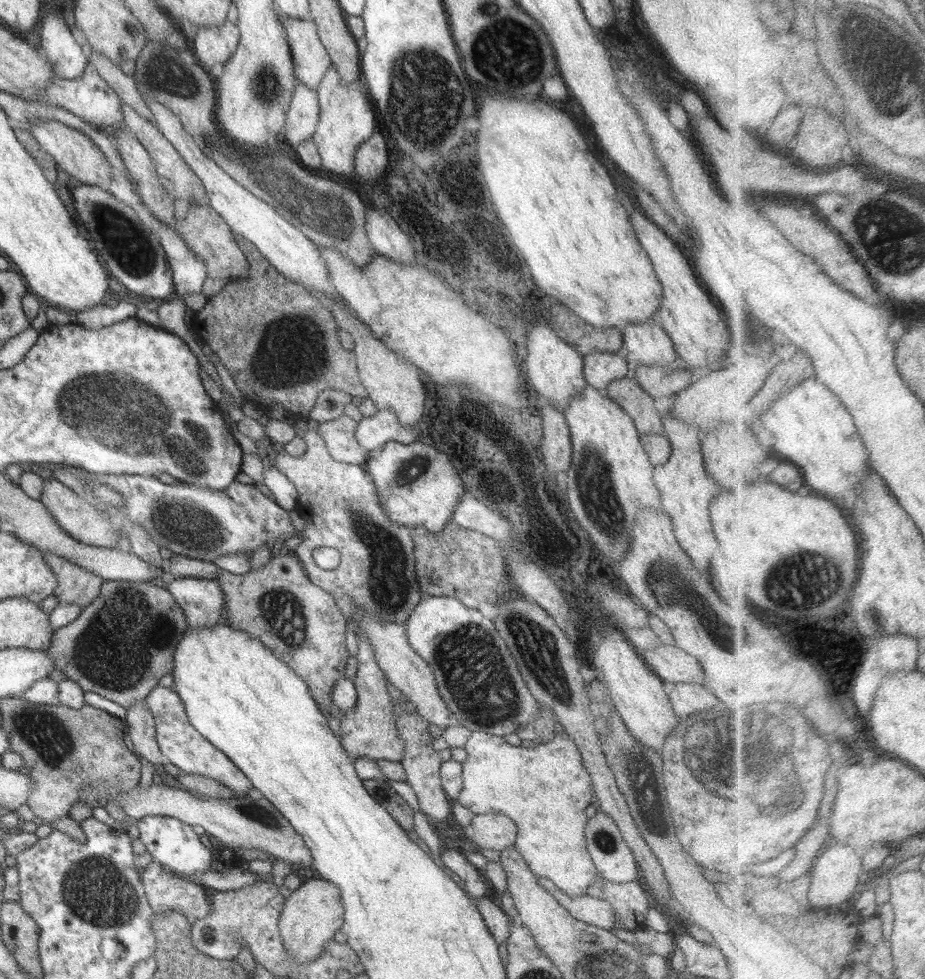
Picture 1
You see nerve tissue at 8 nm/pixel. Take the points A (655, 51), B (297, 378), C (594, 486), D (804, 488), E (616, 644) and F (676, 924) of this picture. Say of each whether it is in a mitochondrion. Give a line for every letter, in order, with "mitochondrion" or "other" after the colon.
A: other
B: mitochondrion
C: mitochondrion
D: other
E: other
F: other

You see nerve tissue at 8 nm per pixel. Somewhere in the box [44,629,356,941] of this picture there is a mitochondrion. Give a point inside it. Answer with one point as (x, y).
(96, 890)

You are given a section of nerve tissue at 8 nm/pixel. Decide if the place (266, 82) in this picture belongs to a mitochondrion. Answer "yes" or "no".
yes

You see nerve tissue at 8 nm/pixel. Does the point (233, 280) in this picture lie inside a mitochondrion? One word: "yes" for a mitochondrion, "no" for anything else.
no

